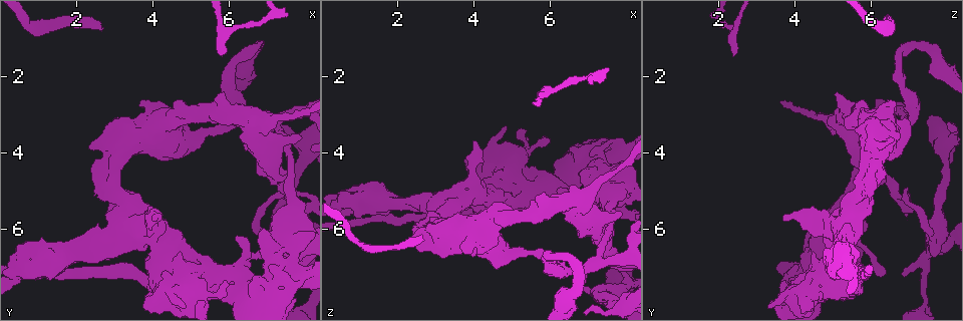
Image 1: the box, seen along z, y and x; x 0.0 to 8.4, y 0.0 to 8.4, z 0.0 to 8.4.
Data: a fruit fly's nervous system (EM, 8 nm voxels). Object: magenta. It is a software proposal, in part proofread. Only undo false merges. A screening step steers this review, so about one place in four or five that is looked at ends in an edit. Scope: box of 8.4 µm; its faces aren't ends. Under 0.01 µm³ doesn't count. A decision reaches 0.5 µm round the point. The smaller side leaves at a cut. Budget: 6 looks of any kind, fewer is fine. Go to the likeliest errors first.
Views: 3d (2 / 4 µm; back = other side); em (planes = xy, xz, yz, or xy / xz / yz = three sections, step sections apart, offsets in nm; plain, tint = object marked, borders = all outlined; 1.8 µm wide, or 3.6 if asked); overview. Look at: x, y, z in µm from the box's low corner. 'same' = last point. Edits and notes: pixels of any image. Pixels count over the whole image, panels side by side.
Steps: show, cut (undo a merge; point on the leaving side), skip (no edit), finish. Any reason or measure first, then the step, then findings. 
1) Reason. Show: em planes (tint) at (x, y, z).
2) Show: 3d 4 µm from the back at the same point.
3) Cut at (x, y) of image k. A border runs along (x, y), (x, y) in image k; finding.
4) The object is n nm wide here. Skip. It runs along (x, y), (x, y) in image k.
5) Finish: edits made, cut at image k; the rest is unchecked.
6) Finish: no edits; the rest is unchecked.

A narrow waist. Show: em 3.6 µm planes (tint) at (0.95, 7.15, 5.10).

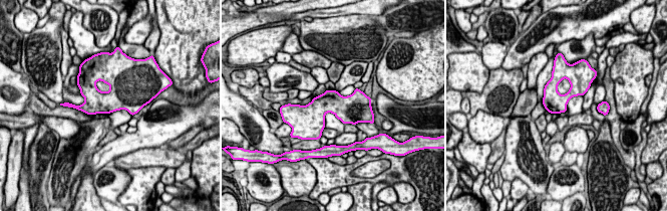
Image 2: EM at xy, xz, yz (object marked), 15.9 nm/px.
The object is 340 nm wide here. Skip. One neuron here.

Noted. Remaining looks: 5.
Narrows sharply. Show: 3d 2 µm from the back at (4.10, 3.35, 5.70).

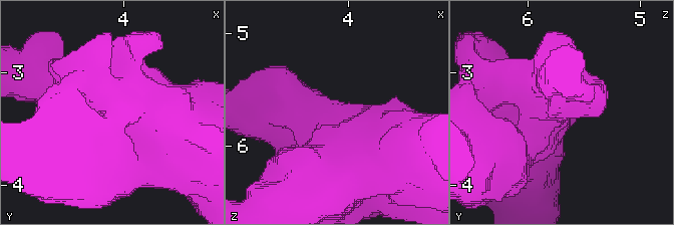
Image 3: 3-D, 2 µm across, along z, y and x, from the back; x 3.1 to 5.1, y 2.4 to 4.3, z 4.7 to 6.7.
The arms are 440, 600 nm wide; need the tissue. Show: em xy step 16 (tint) at (4.16, 3.30, 5.68).

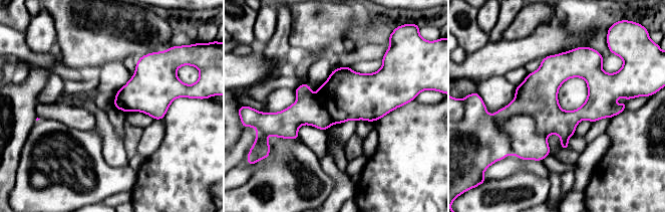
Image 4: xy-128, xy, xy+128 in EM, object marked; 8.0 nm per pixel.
Show: em planes (tint) at the same point.

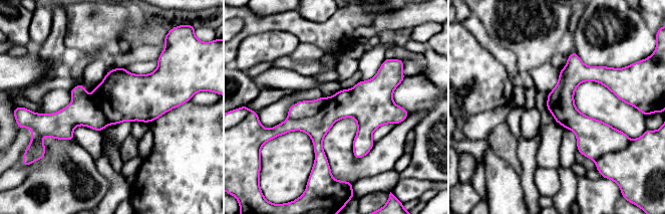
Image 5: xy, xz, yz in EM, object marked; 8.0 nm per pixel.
Cut at (305, 109) of image 5. A second neuron is stuck on.

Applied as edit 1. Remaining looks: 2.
Sudden change in width. Show: 3d 4 µm at (4.30, 7.25, 4.60).

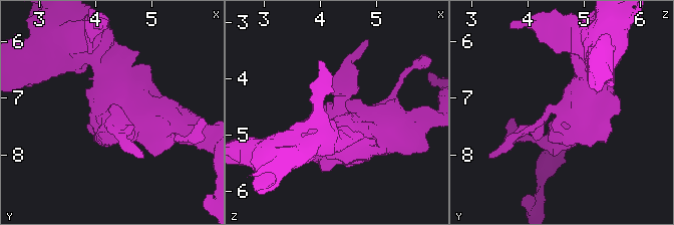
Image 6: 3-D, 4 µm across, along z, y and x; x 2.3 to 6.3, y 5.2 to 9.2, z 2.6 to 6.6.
Show: em 3.6 µm planes (tint) at (4.30, 7.25, 4.55).

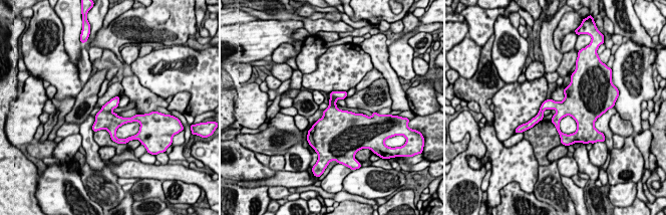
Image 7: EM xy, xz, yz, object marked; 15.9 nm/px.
The object is 280 nm wide here. Skip. Continuous, no second neuron.

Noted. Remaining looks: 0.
Finish: edits made, cut at image 5; the rest is unchecked.

